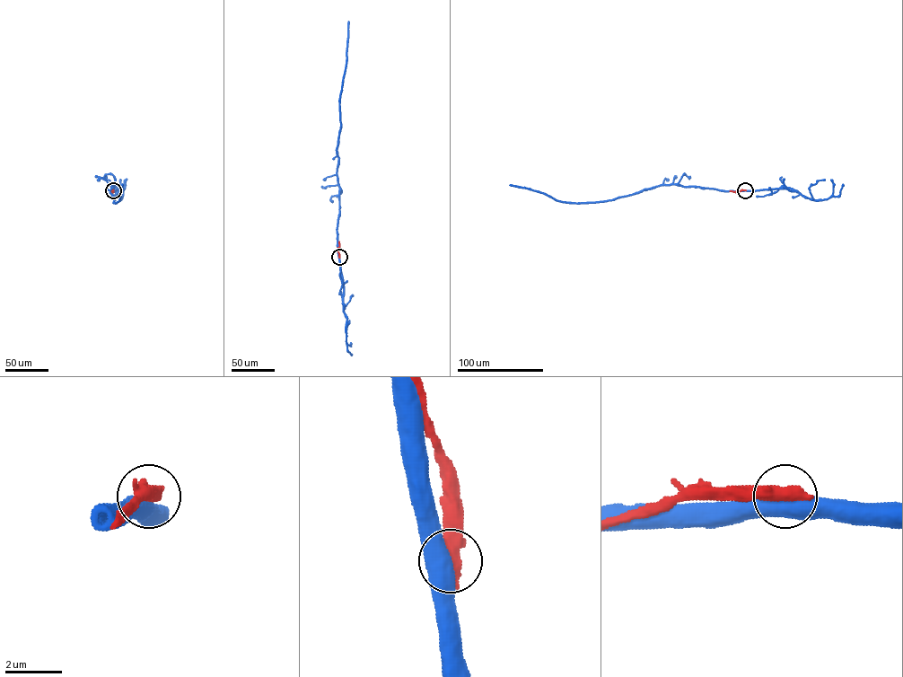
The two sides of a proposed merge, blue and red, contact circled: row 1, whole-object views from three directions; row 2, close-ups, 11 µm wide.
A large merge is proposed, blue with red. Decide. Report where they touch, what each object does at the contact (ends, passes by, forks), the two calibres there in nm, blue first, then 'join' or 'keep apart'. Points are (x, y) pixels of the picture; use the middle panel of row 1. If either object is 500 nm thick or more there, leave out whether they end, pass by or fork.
at (339, 257); 550 nm thick on the blue side, 600 nm on the other; keep apart

